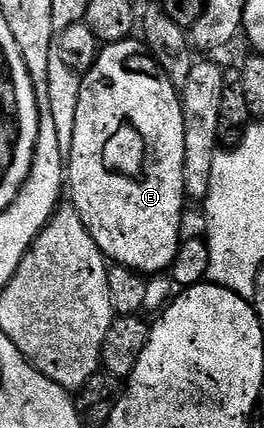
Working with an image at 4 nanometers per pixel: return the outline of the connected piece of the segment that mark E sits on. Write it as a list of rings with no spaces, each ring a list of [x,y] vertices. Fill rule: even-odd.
[[[128,38],[108,44],[99,53],[94,66],[82,77],[80,97],[77,98],[76,128],[73,130],[71,159],[65,164],[65,180],[69,185],[69,200],[81,214],[87,232],[97,242],[108,261],[120,268],[132,268],[134,272],[144,274],[163,274],[170,269],[181,243],[179,231],[183,228],[183,202],[185,203],[185,119],[182,117],[183,101],[171,78],[160,68],[151,56],[145,43],[135,38]]]

